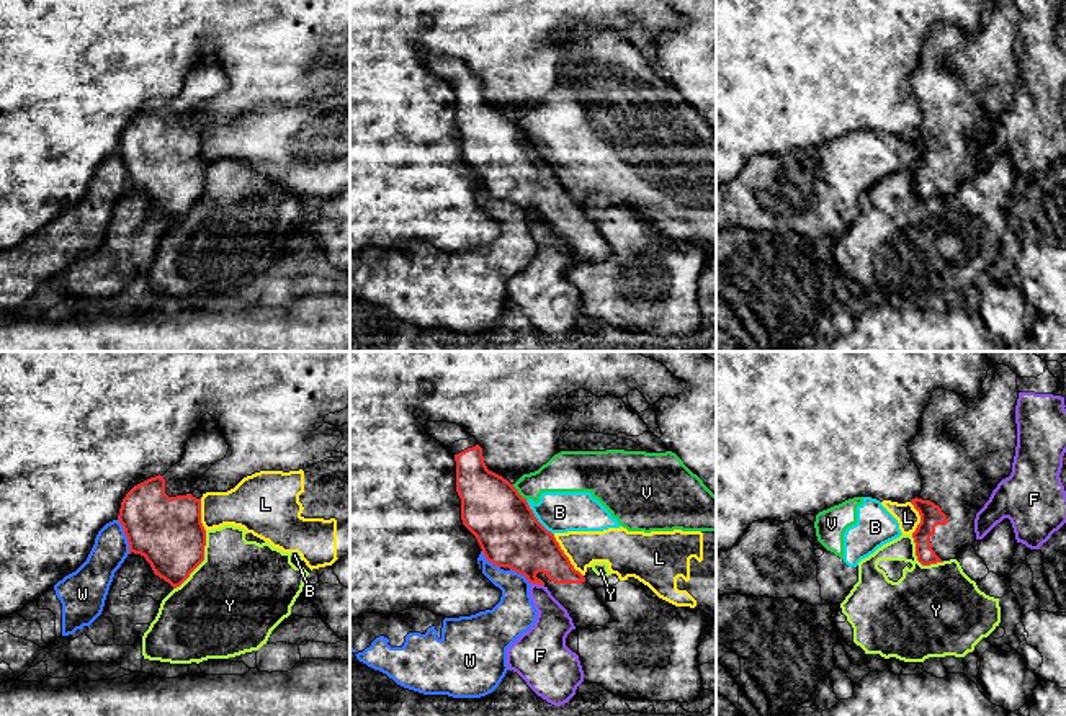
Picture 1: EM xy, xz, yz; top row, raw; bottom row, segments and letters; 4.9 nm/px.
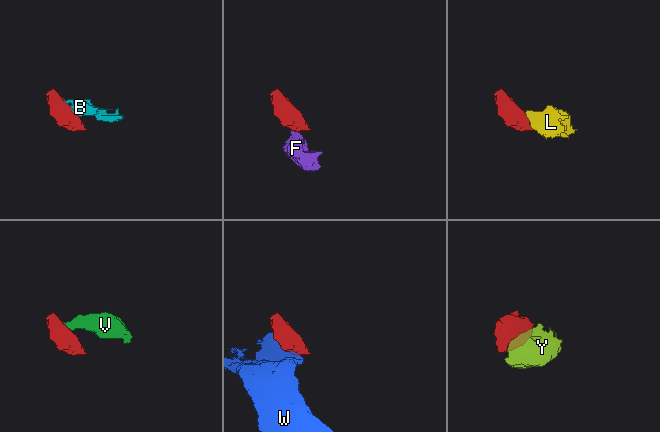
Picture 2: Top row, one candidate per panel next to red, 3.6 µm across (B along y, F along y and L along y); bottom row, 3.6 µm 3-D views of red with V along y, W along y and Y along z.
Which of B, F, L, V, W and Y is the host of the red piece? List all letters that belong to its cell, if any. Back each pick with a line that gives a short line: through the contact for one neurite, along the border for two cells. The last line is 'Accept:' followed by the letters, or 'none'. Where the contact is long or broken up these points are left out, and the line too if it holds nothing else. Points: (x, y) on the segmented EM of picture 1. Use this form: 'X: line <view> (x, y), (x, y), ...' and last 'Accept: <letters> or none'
Accept: none

